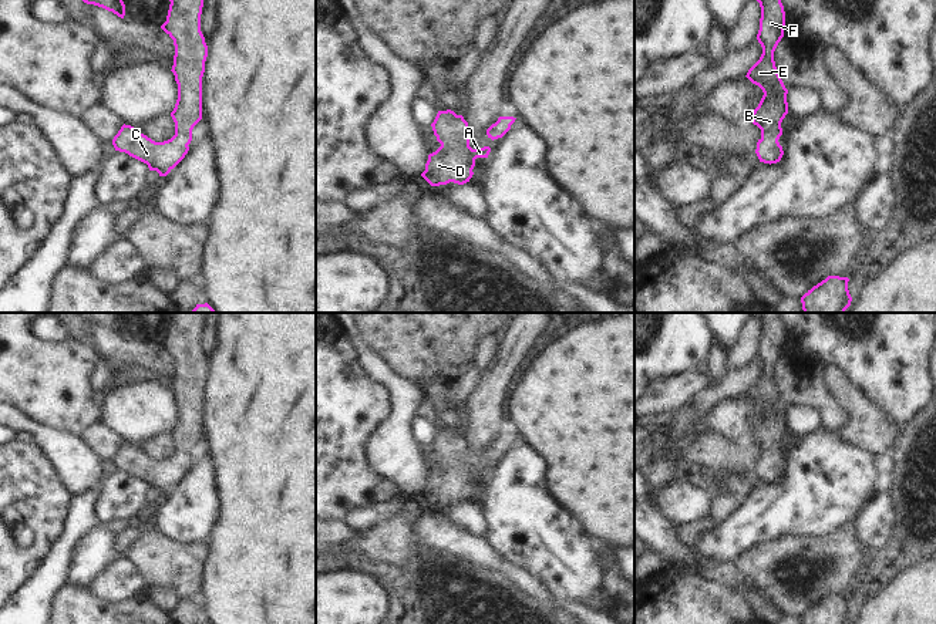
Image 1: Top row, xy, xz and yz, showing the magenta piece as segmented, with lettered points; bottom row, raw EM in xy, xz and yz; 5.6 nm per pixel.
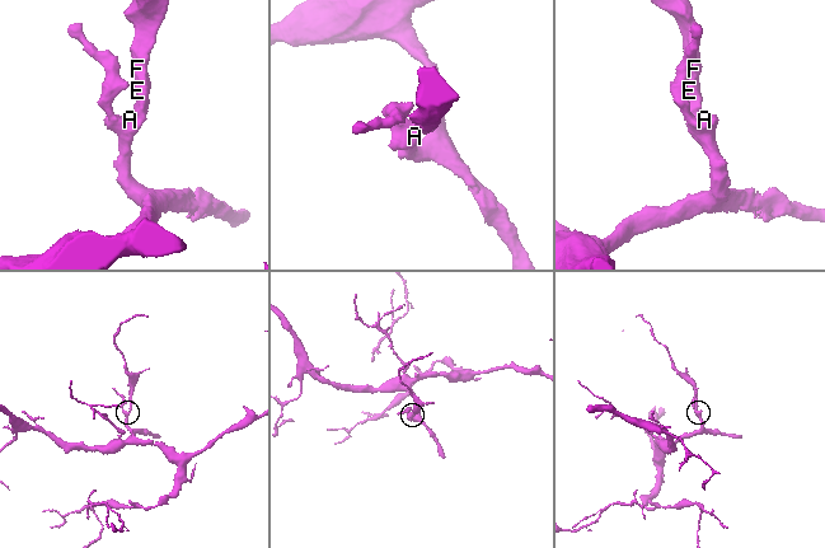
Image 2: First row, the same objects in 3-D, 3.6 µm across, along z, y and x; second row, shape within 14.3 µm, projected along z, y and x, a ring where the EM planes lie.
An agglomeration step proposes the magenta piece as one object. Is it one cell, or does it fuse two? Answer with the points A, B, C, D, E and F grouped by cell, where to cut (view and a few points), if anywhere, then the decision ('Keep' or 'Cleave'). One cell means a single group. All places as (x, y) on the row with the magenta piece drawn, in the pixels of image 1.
Groups: A B C D E F. No split. Keep

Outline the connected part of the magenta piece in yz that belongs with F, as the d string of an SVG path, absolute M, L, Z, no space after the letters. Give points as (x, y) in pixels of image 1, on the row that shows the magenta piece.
M781 0L757 1L761 7L757 40L762 47L762 54L745 77L764 92L758 107L751 114L751 121L761 129L755 154L760 162L771 165L780 162L784 155L778 139L782 135L781 122L788 114L788 90L774 61L774 51L784 37L785 11Z

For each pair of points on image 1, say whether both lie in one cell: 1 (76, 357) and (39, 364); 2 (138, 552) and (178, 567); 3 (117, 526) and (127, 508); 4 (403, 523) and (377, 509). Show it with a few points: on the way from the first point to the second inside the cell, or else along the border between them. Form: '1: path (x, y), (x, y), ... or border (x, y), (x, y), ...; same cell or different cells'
1: path (67, 364), (47, 364); same cell
2: path (148, 552), (162, 562), (168, 562); same cell
3: border (133, 522), (124, 518), (114, 518), (103, 523); different cells
4: border (423, 508), (417, 512), (399, 512), (359, 529); different cells

